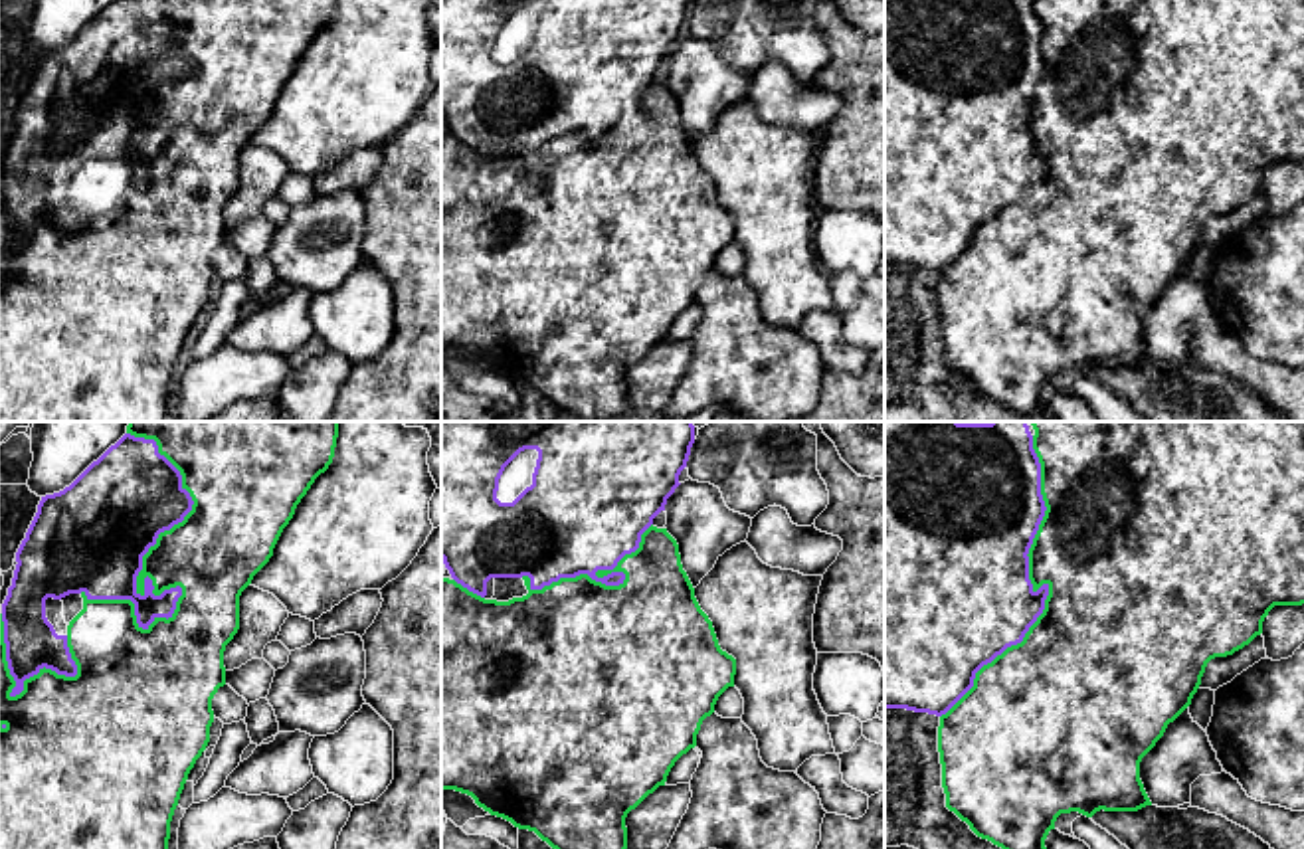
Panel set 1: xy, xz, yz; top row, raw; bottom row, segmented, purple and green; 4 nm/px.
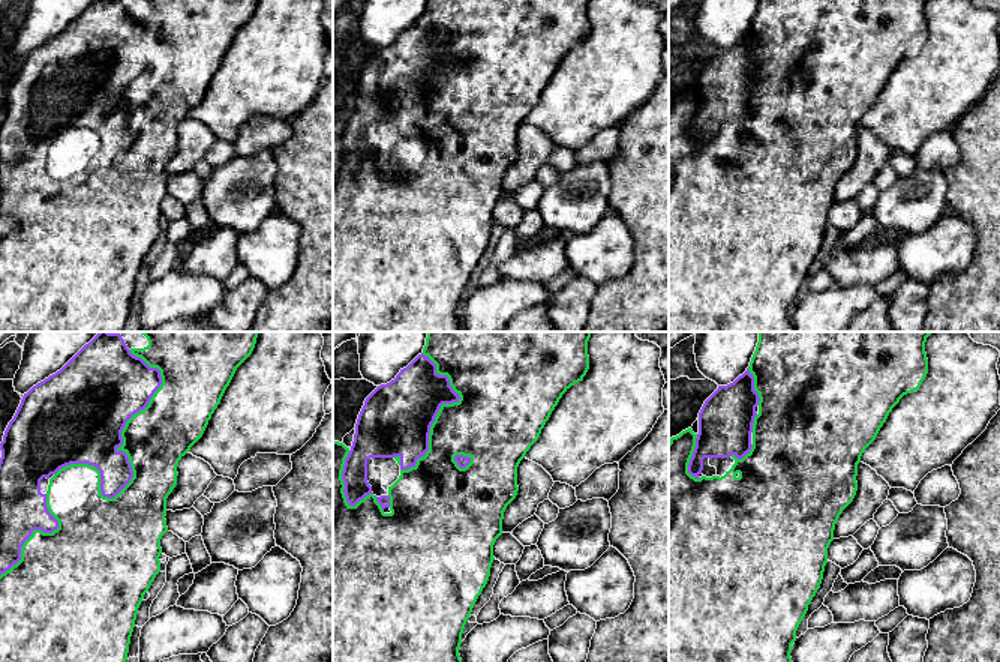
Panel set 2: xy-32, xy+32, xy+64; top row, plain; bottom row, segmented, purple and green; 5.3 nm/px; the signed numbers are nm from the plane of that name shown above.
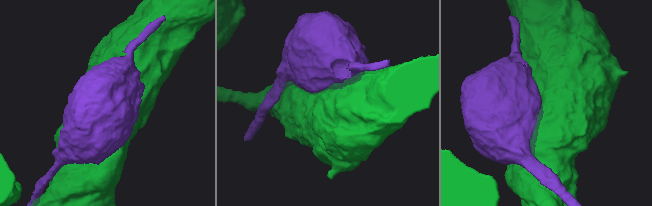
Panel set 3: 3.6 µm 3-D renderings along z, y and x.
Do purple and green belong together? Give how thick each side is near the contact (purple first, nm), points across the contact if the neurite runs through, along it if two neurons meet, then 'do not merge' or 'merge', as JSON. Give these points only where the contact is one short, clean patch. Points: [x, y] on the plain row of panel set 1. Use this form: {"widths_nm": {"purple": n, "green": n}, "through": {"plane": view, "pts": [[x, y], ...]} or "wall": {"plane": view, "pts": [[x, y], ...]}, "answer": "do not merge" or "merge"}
{"widths_nm": {"purple": 440, "green": 300}, "answer": "do not merge"}

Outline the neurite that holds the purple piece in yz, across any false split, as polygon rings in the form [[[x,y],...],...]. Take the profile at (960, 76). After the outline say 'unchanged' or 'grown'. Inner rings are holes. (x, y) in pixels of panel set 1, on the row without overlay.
[[[885,0],[885,265],[942,273],[974,243],[983,222],[1023,198],[1049,152],[1049,141],[1033,146],[1027,113],[1045,67],[1041,20],[1033,0]]]; unchanged

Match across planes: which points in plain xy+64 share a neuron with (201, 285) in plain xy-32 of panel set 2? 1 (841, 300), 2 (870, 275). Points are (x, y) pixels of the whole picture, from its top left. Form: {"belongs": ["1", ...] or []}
{"belongs": ["1"]}

